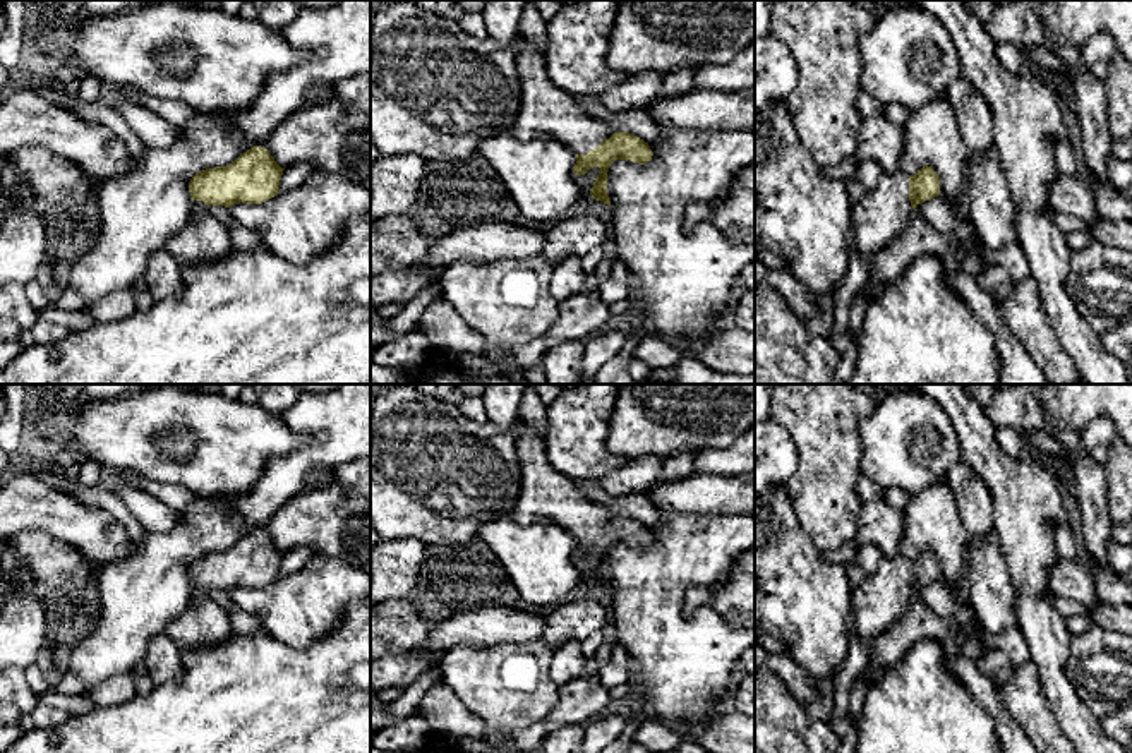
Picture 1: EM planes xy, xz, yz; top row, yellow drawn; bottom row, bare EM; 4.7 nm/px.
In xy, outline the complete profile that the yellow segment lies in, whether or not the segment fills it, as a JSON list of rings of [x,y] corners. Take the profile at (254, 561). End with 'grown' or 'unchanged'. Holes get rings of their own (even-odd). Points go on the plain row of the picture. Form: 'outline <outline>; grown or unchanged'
outline [[[254,530],[226,551],[206,552],[189,566],[192,599],[211,590],[261,588],[280,576],[283,554],[264,530]]]; grown

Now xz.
outline [[[520,420],[518,455],[521,463],[521,487],[511,511],[521,525],[551,521],[576,539],[575,559],[585,559],[590,552],[600,556],[590,573],[590,580],[611,590],[607,578],[607,556],[616,544],[629,544],[645,549],[653,537],[643,523],[629,516],[617,516],[607,506],[587,497],[573,479],[559,473],[547,460],[547,446],[542,436]]]; grown

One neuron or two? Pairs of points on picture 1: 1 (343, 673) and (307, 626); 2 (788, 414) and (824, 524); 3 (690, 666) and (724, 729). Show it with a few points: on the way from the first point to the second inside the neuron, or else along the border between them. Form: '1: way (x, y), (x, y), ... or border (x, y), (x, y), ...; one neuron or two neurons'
1: border (345, 611), (307, 647), (276, 640); two neurons
2: way (815, 441), (824, 450), (824, 496); one neuron
3: border (716, 714), (705, 724); two neurons

